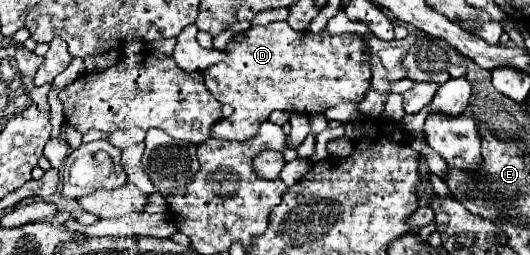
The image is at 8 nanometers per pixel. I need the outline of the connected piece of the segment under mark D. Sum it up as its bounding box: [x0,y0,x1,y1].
[202,21,370,141]

